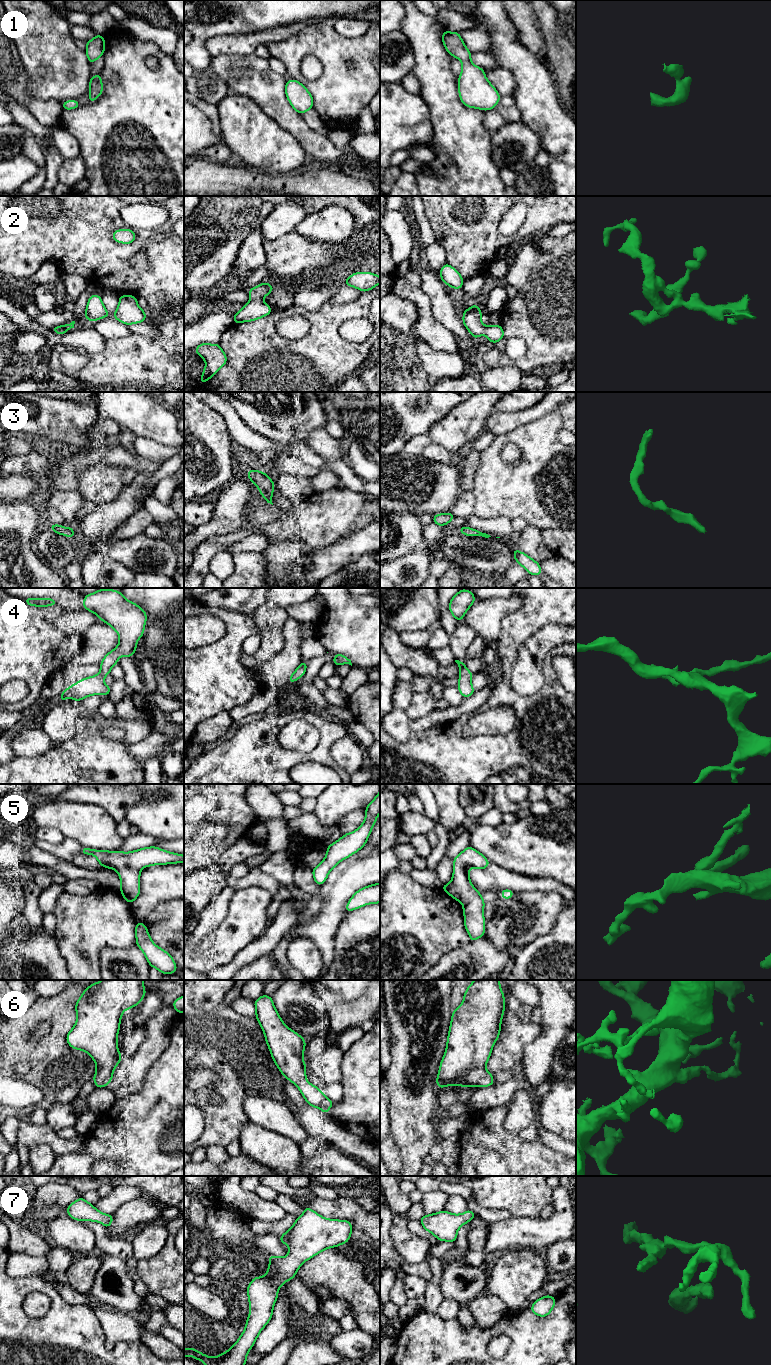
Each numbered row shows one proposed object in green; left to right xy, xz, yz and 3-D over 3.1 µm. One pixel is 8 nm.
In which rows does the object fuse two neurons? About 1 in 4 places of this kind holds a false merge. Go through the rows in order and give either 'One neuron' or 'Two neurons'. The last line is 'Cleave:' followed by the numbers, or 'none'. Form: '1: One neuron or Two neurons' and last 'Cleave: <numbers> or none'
1: One neuron
2: One neuron
3: One neuron
4: One neuron
5: One neuron
6: One neuron
7: One neuron
Cleave: none

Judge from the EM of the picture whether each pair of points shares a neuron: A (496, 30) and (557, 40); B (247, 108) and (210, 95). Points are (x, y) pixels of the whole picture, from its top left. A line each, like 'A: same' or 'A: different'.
A: different
B: different

